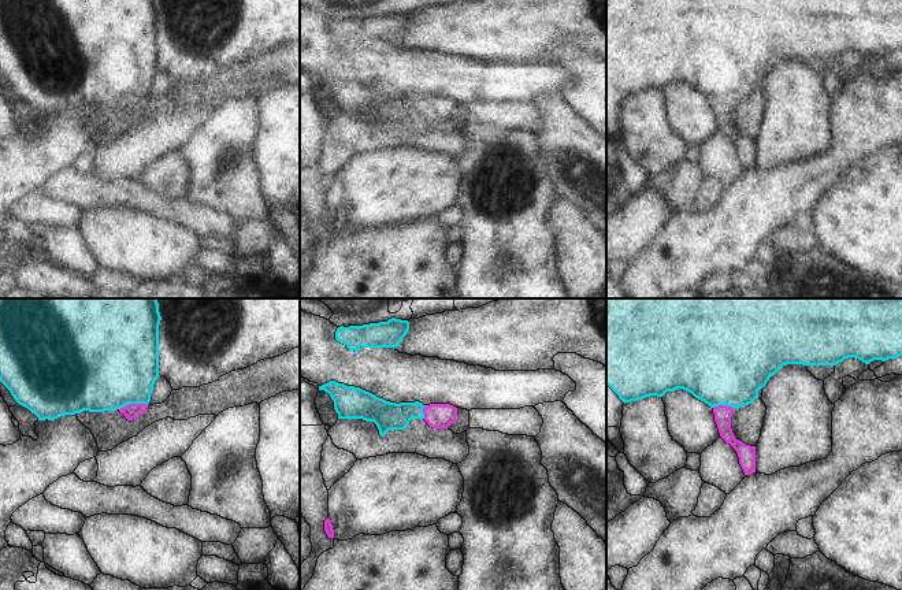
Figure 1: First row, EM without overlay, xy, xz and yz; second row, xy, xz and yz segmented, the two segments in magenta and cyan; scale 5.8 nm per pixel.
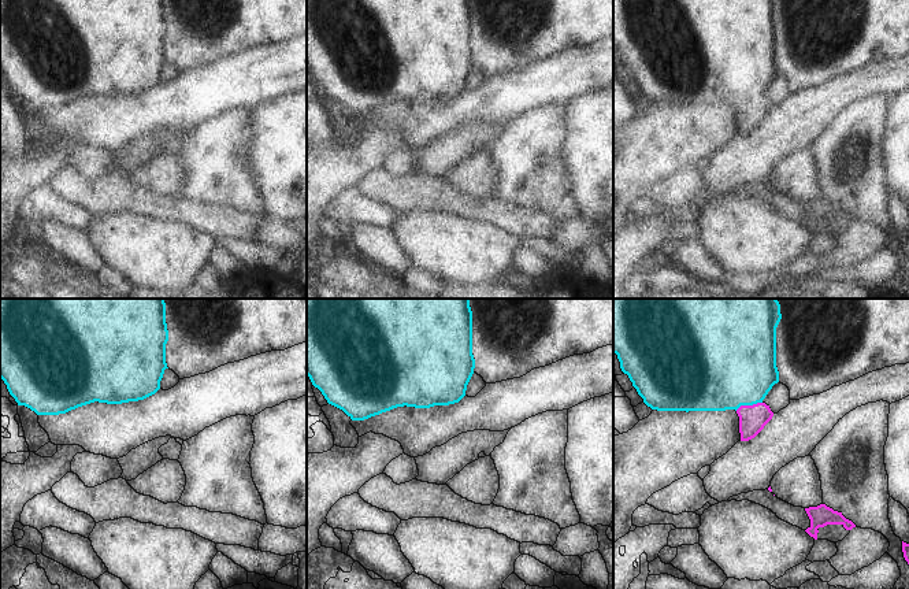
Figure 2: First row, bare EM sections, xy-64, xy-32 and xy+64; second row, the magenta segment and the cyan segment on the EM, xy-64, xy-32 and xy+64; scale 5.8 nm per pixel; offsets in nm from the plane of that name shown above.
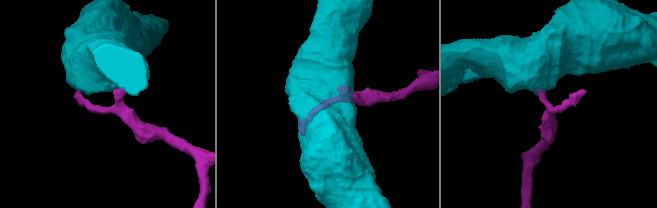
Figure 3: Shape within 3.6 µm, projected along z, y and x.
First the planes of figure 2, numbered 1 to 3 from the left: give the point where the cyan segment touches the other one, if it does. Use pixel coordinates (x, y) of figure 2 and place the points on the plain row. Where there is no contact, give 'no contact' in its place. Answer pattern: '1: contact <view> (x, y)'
1: no contact
2: no contact
3: contact xy+64 (748, 99)

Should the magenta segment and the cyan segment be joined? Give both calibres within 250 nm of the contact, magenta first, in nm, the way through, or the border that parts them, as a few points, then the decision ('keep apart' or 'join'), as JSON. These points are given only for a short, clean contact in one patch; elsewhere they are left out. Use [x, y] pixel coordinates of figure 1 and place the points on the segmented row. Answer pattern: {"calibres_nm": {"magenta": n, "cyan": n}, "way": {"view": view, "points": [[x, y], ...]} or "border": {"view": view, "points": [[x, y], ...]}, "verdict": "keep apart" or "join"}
{"calibres_nm": {"magenta": 90, "cyan": 480}, "way": {"view": "xy", "points": [[132, 411], [133, 404], [118, 364]]}, "verdict": "join"}

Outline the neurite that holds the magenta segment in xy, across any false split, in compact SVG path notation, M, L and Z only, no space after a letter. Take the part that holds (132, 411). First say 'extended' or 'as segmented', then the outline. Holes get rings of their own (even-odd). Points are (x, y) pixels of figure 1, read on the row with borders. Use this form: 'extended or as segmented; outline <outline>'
extended; outline M0 298L0 382L38 420L114 409L133 420L146 411L160 376L160 320L156 298Z

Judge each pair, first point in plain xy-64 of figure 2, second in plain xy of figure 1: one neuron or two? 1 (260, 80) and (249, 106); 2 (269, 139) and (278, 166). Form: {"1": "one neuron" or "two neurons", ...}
{"1": "two neurons", "2": "one neuron"}

